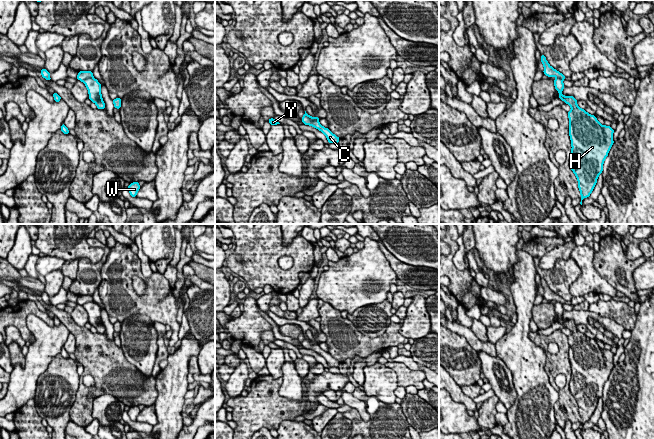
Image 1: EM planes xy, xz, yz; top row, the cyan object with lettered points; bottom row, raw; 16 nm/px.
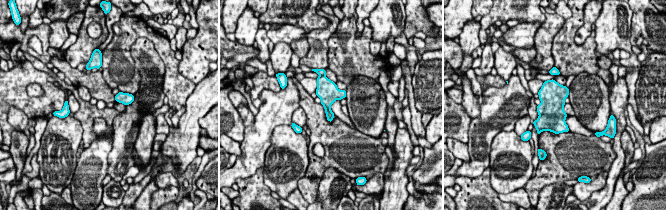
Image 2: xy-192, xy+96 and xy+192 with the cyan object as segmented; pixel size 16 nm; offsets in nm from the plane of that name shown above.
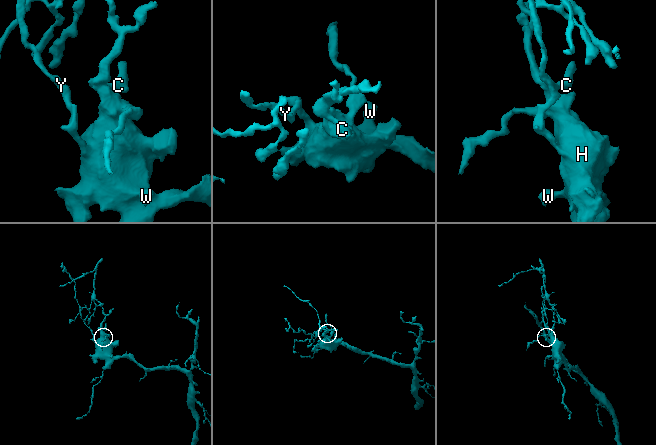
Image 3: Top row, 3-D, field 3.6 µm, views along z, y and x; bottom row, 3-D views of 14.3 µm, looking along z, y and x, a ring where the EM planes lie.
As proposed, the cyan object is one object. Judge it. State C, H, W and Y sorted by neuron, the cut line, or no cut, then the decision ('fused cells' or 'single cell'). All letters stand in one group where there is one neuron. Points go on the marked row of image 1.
C / H W Y; cut in xy along (93, 77), (87, 77), (82, 81); fused cells

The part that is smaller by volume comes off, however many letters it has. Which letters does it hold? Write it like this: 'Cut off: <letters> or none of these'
Cut off: C

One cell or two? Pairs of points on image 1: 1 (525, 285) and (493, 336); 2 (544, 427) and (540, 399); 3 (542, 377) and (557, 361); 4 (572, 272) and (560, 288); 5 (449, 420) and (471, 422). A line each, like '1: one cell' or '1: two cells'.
1: two cells
2: one cell
3: two cells
4: one cell
5: one cell

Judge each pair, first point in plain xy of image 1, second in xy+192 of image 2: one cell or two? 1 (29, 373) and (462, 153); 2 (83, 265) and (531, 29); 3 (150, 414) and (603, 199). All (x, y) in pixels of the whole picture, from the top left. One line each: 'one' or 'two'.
1: two
2: two
3: two

